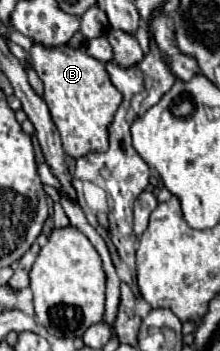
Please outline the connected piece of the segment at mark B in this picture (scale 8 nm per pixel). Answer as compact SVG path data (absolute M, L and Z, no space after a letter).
M33 44L29 48L29 58L37 76L45 84L45 102L61 134L65 154L81 158L87 152L107 150L107 126L111 124L123 96L111 84L105 64L71 46L45 48L41 44Z

